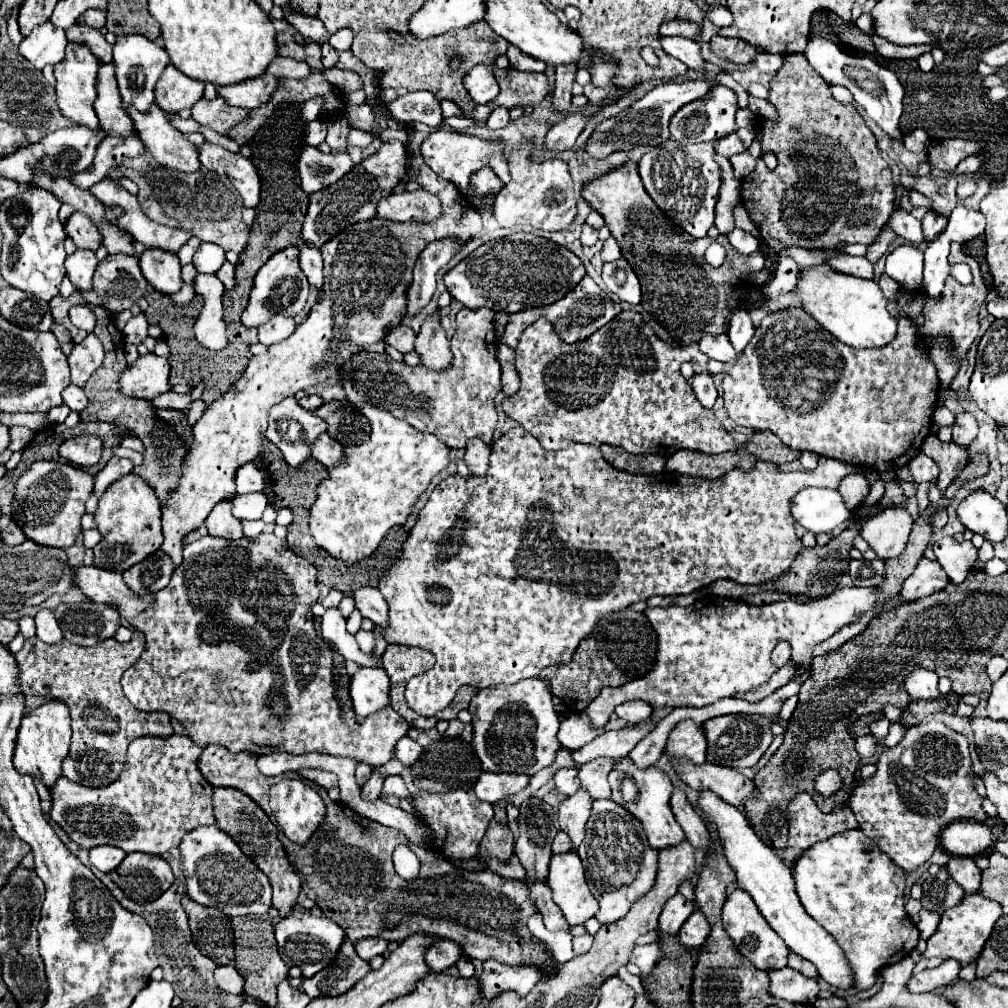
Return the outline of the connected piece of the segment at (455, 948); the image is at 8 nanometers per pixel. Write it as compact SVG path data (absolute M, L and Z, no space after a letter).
M440 939L436 941L432 947L426 949L424 953L424 959L426 959L426 965L434 971L444 971L448 969L450 965L454 965L458 961L458 957L462 955L460 951L460 945L450 941L450 939Z

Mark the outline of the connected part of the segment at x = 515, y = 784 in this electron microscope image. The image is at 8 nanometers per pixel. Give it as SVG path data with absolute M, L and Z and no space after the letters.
M482 773L476 781L474 793L488 803L496 803L502 799L510 799L518 791L522 791L530 783L530 775L526 773Z

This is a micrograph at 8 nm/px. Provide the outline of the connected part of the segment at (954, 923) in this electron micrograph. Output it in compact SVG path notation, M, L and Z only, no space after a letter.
M966 893L964 899L956 905L956 907L950 907L942 913L942 921L936 929L936 933L928 939L928 949L924 953L918 953L918 951L912 951L912 959L914 961L920 961L920 959L926 959L926 957L940 957L940 959L948 959L948 957L954 957L960 961L960 965L968 965L972 959L976 959L986 943L986 939L990 937L996 921L1000 919L1002 915L1002 909L1000 909L1000 903L992 901L992 899L986 899L982 893Z

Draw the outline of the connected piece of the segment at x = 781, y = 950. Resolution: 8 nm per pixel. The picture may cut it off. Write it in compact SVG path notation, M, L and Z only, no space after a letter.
M736 887L728 895L728 899L726 899L724 907L722 907L722 925L724 925L726 933L730 935L730 939L734 941L734 945L740 949L740 953L744 957L748 957L758 969L772 971L772 969L782 969L786 965L786 955L788 955L786 943L766 923L766 919L758 911L756 903L752 901L752 897L746 891L742 891L740 887Z

